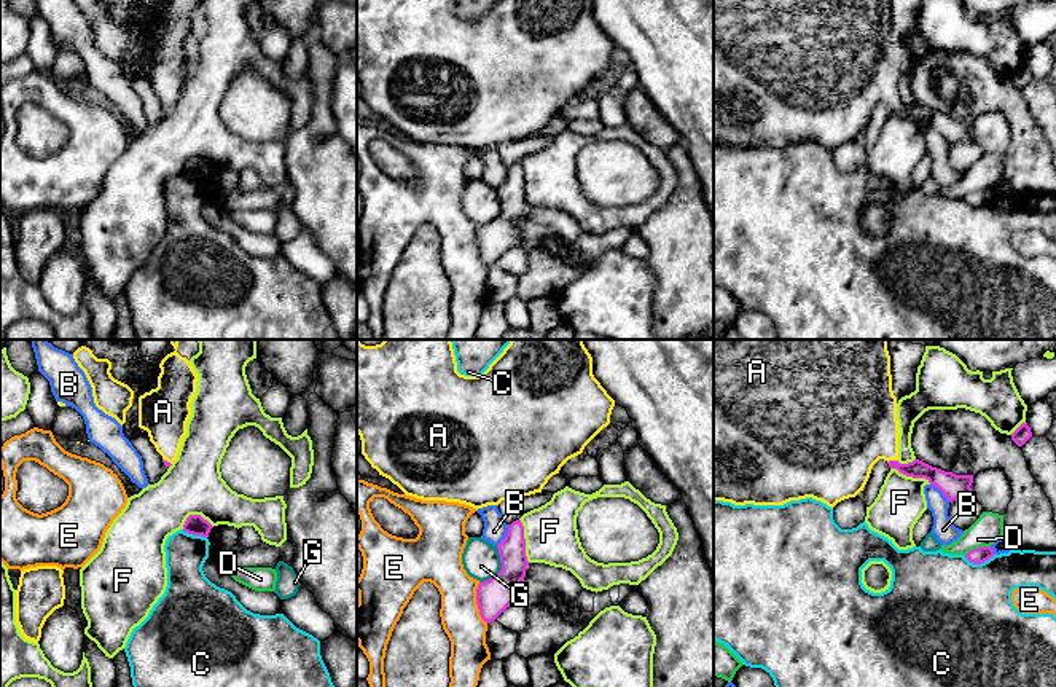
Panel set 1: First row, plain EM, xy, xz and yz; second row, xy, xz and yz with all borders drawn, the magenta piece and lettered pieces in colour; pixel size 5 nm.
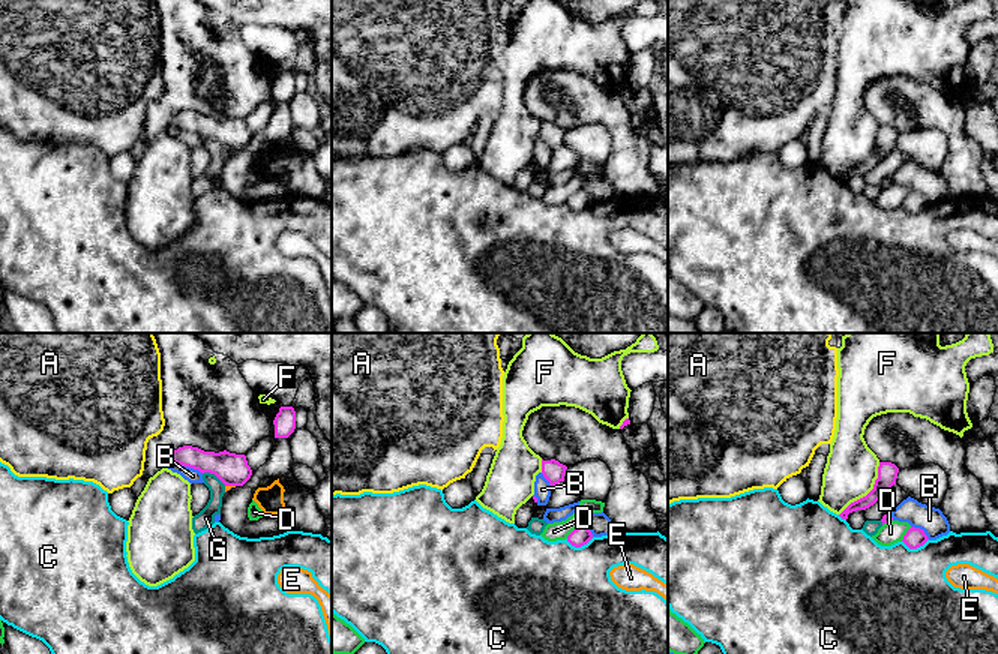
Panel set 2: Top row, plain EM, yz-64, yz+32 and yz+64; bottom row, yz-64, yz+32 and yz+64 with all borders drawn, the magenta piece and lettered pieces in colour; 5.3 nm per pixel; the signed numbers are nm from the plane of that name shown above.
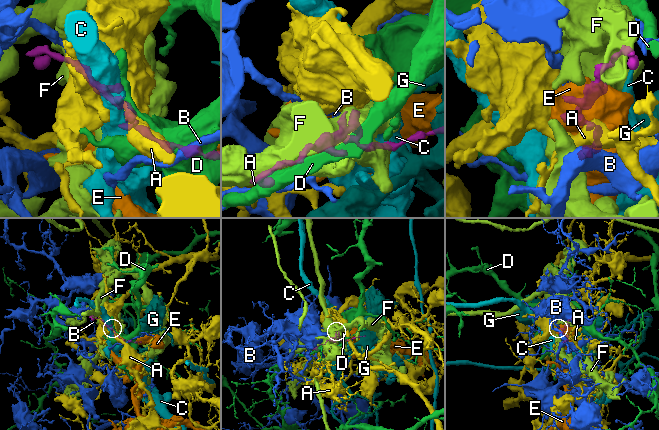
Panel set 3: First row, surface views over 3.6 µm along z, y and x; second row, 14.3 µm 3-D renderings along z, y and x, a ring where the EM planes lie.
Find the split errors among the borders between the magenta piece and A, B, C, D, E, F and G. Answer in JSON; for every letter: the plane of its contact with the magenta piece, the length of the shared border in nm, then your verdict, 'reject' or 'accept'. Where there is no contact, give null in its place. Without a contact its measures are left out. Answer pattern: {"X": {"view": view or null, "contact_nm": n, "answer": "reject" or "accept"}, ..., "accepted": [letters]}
{"A": {"view": "yz", "contact_nm": 60, "answer": "accept"}, "B": {"view": "xz", "contact_nm": 130, "answer": "reject"}, "C": {"view": "yz", "contact_nm": 160, "answer": "reject"}, "D": {"view": "yz", "contact_nm": 140, "answer": "reject"}, "E": {"view": "xz", "contact_nm": 220, "answer": "reject"}, "F": {"view": "xz", "contact_nm": 220, "answer": "reject"}, "G": {"view": "xz", "contact_nm": 220, "answer": "reject"}, "accepted": ["A"]}

